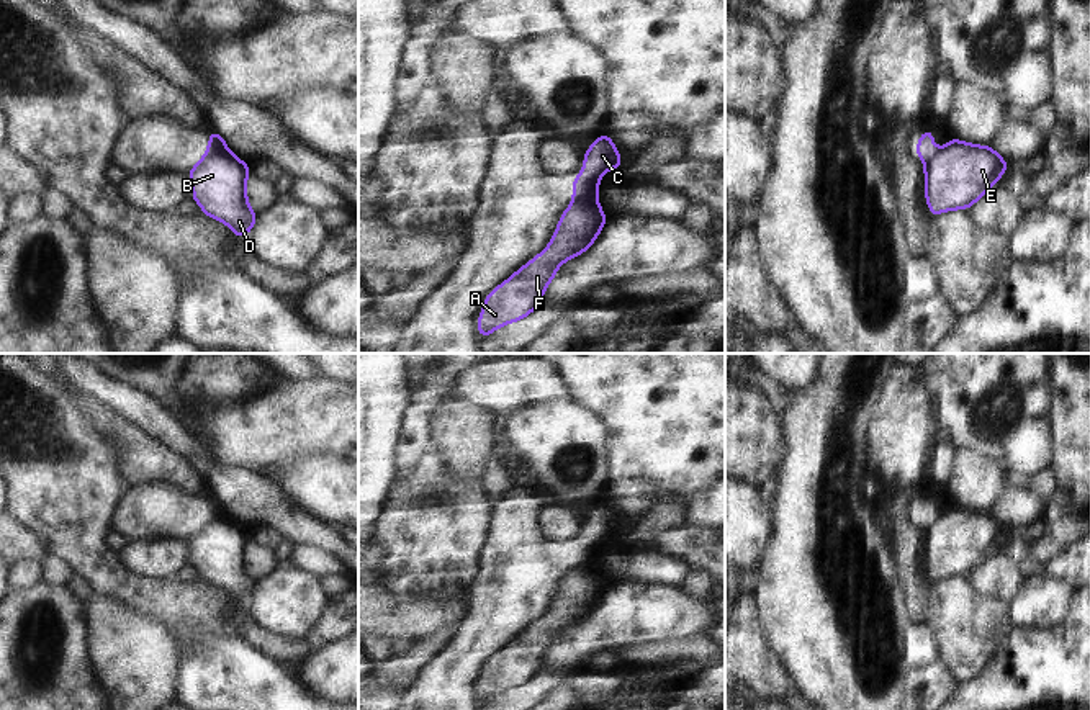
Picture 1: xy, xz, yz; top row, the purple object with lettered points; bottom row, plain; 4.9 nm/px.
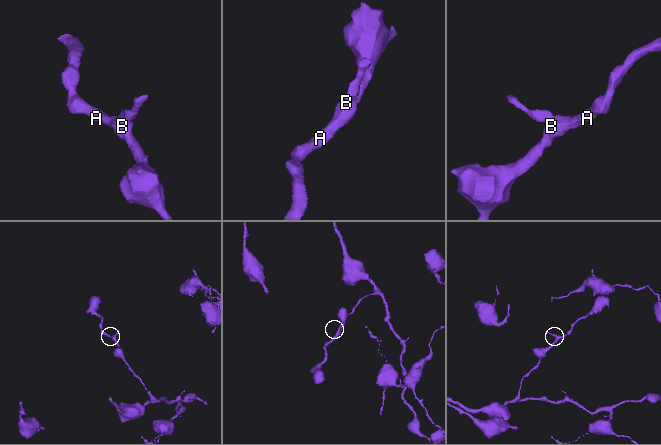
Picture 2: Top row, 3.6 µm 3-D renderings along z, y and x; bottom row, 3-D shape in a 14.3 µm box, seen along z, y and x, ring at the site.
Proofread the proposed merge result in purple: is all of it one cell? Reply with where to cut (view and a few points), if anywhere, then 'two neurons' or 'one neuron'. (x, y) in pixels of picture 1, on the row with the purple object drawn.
xz (594, 193), (575, 197) | two neurons

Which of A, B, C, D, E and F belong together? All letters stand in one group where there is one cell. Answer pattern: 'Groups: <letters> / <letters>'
Groups: A B D E F / C.

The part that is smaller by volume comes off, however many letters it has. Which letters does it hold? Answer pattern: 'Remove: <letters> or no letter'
Remove: C

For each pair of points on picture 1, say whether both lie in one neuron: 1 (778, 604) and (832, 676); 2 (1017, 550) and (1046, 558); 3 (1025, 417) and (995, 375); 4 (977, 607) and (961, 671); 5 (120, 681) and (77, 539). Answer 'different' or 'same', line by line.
1: same
2: different
3: same
4: same
5: different

